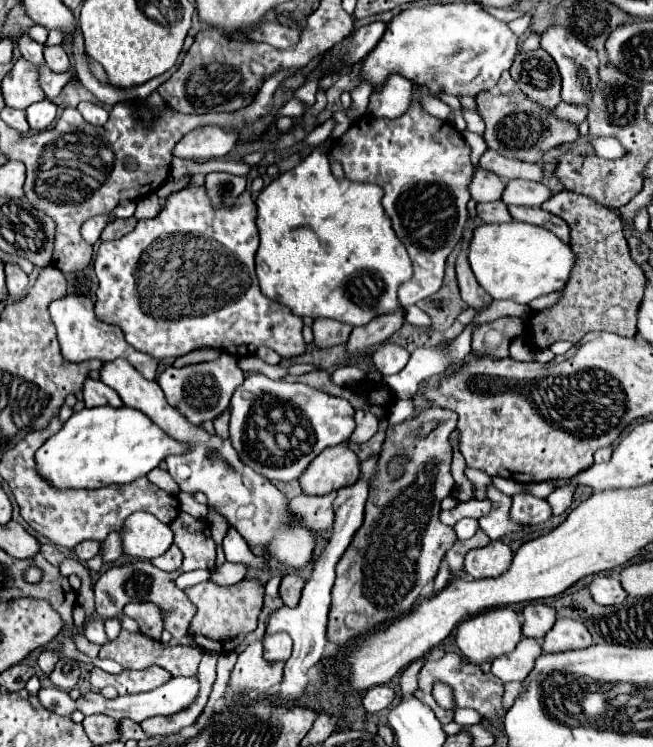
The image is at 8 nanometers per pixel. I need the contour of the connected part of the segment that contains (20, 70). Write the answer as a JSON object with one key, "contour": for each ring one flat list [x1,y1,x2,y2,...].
{"contour":[[18,59,14,63,14,69,2,81,2,97,6,107,26,109,32,103,44,99,44,91,38,85,36,75,36,67,30,61]]}

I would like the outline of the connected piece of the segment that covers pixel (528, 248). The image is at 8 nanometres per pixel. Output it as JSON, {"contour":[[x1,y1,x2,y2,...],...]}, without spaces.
{"contour":[[518,221,500,225,484,223,474,229,468,259,478,283,492,299,512,299,516,303,530,303,540,295,562,291,576,265,576,253,572,253,570,245,544,227]]}

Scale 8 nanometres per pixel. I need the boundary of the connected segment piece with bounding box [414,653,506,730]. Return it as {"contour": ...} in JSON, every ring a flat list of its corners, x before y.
{"contour":[[446,653,442,659,436,661,426,661,422,671,420,671,420,679,418,679,418,691,414,693,422,703,426,703,438,717,440,723,450,723,454,717,454,709,444,709,440,707,434,697,432,697,432,685,435,681,446,683,456,697,456,707,470,707,476,709,484,719,490,719,490,723,496,728,503,730,504,716,506,711,502,708,502,681,498,677,494,677,492,673,482,673,482,669,478,669,478,665,472,665,468,661,464,661,458,653]]}

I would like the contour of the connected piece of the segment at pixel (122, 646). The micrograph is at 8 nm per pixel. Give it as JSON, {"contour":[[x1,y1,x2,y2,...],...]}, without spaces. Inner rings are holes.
{"contour":[[126,629,120,631,116,641,110,641,108,645,102,645,100,649,100,659,112,659,116,663,120,663,124,669,146,669,152,665,158,665,162,669,166,669,172,677,192,677,198,671,198,663,202,659,202,649,198,647,184,647,184,645,164,645,160,641,154,641,142,633,130,633]]}

